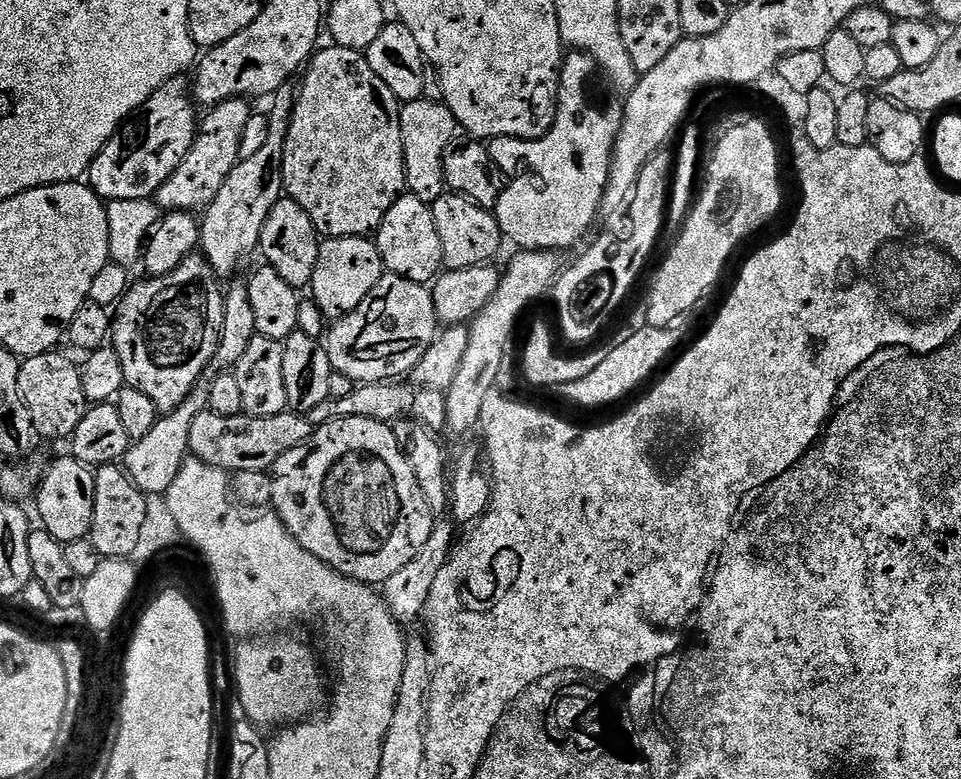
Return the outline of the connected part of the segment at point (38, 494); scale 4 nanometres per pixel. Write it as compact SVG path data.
M64 454L41 475L40 486L34 493L36 512L40 515L43 531L49 532L58 543L89 539L94 518L95 471L89 465L78 462L72 455Z

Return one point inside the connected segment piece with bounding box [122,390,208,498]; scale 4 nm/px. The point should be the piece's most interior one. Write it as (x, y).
(153, 462)

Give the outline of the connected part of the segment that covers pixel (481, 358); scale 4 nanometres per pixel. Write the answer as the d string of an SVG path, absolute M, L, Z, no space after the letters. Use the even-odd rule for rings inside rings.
M520 250L515 254L517 256L509 262L508 269L503 269L494 298L490 298L484 309L470 321L466 354L463 355L458 374L454 374L454 382L450 382L444 397L446 428L456 436L464 436L471 428L473 431L479 425L482 406L496 387L495 378L498 377L499 363L502 362L504 351L512 340L510 338L516 328L516 319L523 314L524 307L531 300L536 300L539 296L547 297L561 275L561 257L557 253Z

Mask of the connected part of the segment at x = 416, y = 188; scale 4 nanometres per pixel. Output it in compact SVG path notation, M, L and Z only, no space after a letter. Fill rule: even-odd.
M410 100L401 107L400 129L402 130L402 154L404 155L404 183L414 198L431 205L442 198L446 191L442 154L446 146L458 135L458 125L454 114L438 100Z

